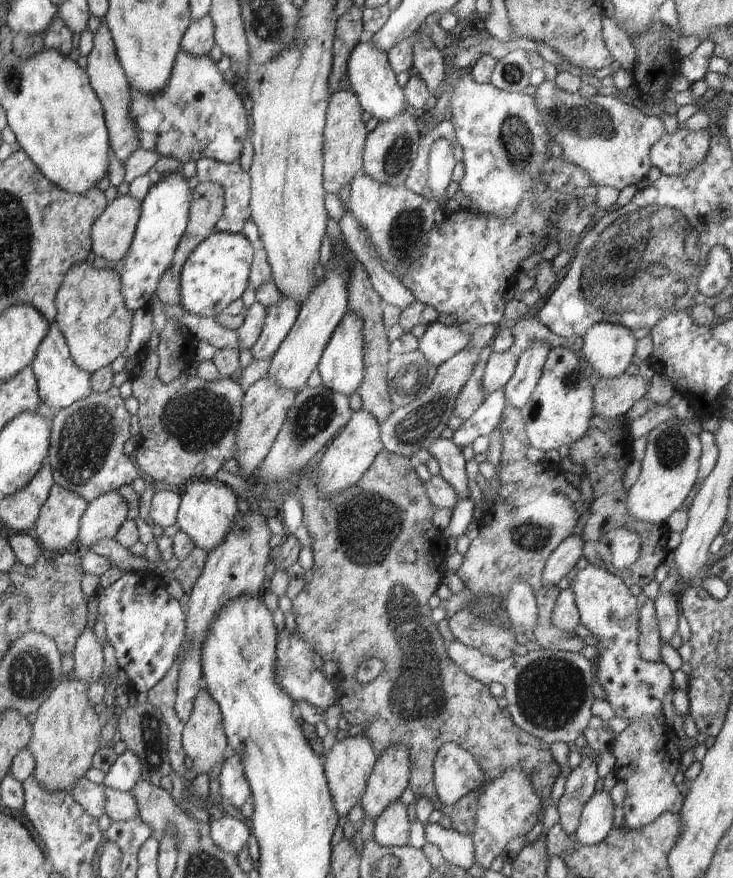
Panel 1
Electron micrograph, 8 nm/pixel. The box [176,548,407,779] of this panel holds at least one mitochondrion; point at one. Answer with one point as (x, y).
(294, 671)

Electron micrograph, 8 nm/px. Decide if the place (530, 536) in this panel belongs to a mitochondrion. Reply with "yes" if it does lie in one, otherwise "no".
yes

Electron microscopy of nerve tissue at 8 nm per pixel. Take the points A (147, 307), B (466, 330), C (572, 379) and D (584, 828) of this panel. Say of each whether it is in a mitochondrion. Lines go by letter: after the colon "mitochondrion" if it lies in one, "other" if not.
A: other
B: other
C: mitochondrion
D: other

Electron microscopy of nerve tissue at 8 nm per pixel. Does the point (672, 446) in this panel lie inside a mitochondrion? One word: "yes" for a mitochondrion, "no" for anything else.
yes

